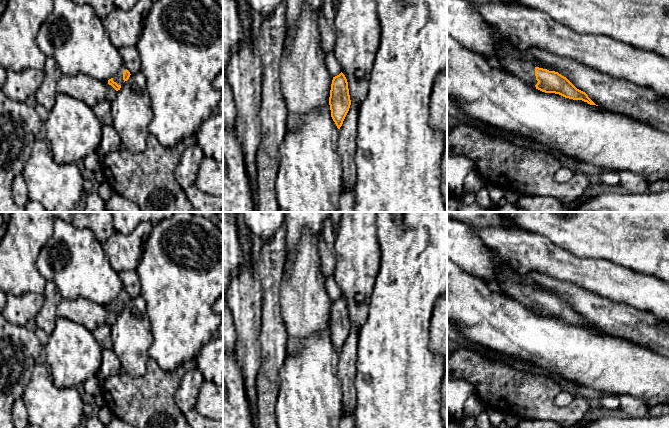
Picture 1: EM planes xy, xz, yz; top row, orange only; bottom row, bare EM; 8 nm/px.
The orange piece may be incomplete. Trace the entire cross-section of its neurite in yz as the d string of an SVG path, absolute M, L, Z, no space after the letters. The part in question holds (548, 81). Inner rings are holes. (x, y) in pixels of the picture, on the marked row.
M499 35L495 36L494 44L502 50L502 57L499 62L509 72L534 85L536 89L545 93L555 93L565 98L582 100L590 105L596 105L585 92L577 89L566 77L558 72L534 67L529 63L523 62L514 53L512 46Z

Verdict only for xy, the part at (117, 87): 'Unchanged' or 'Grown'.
Grown

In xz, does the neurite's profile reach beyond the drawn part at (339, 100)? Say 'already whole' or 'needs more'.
already whole

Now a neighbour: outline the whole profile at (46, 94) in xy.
M47 57L43 69L44 80L37 89L35 97L37 103L41 104L48 111L51 111L57 96L57 83L63 76L60 67L52 57Z

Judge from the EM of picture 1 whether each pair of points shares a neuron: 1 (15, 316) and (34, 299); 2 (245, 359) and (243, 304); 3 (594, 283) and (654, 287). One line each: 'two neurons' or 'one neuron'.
1: one neuron
2: one neuron
3: one neuron

